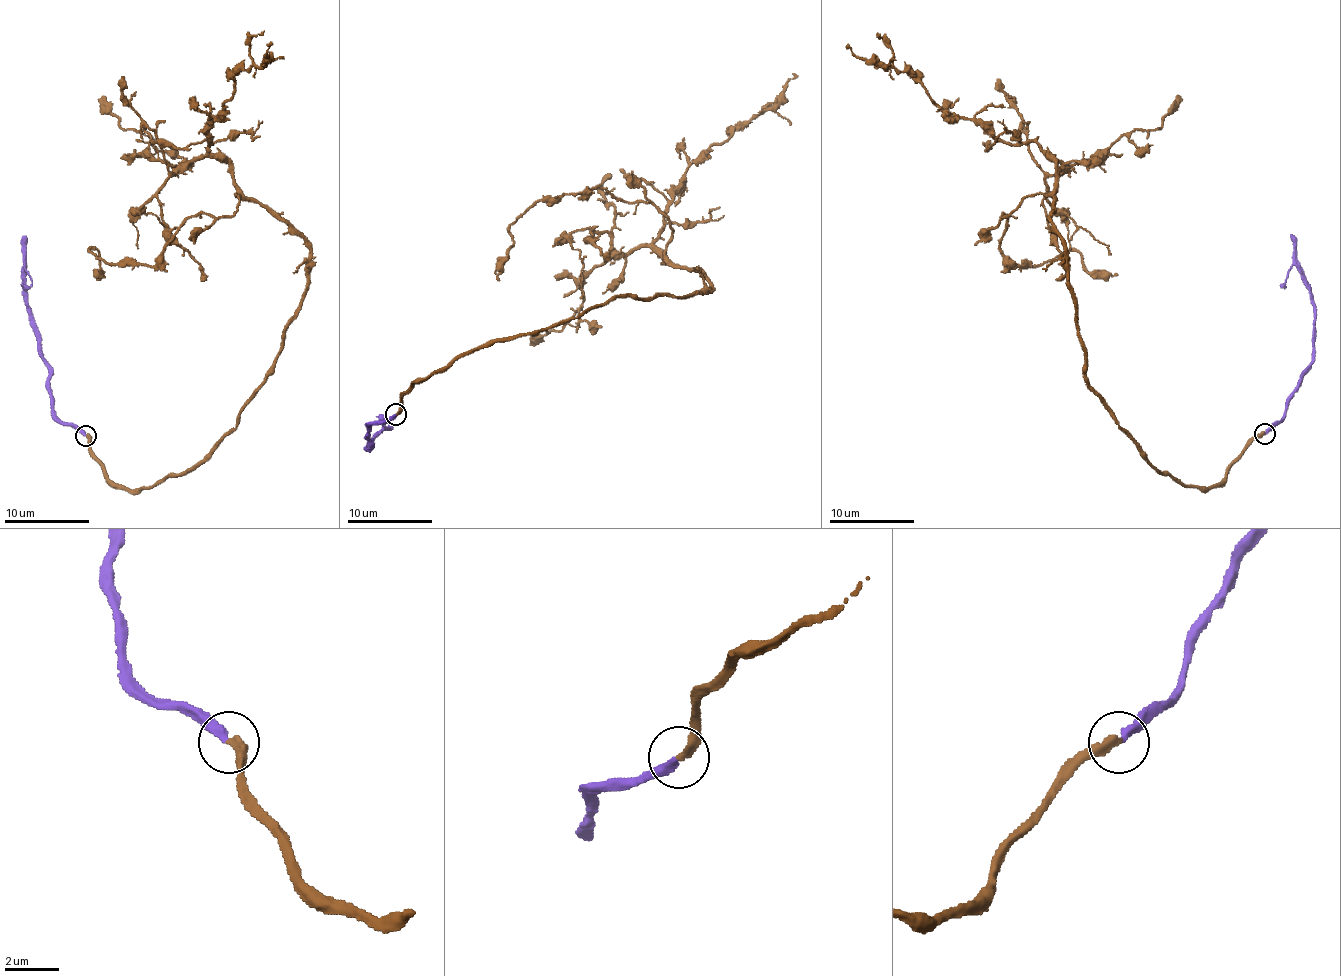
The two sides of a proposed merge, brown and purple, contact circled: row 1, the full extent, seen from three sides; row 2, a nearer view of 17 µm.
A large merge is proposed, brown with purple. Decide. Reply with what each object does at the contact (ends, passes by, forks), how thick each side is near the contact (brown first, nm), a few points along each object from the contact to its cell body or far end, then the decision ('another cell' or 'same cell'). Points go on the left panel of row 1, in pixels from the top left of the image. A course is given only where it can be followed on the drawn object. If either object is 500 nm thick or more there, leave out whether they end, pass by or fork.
brown ends | purple ends | 320/300 nm | brown via (86, 435), (129, 489), (203, 464), (280, 349), (310, 242), (236, 195), (151, 267), (89, 249), (98, 273) | purple via (84, 435), (64, 425), (55, 414), (24, 266), (33, 283), (21, 285) | same cell

